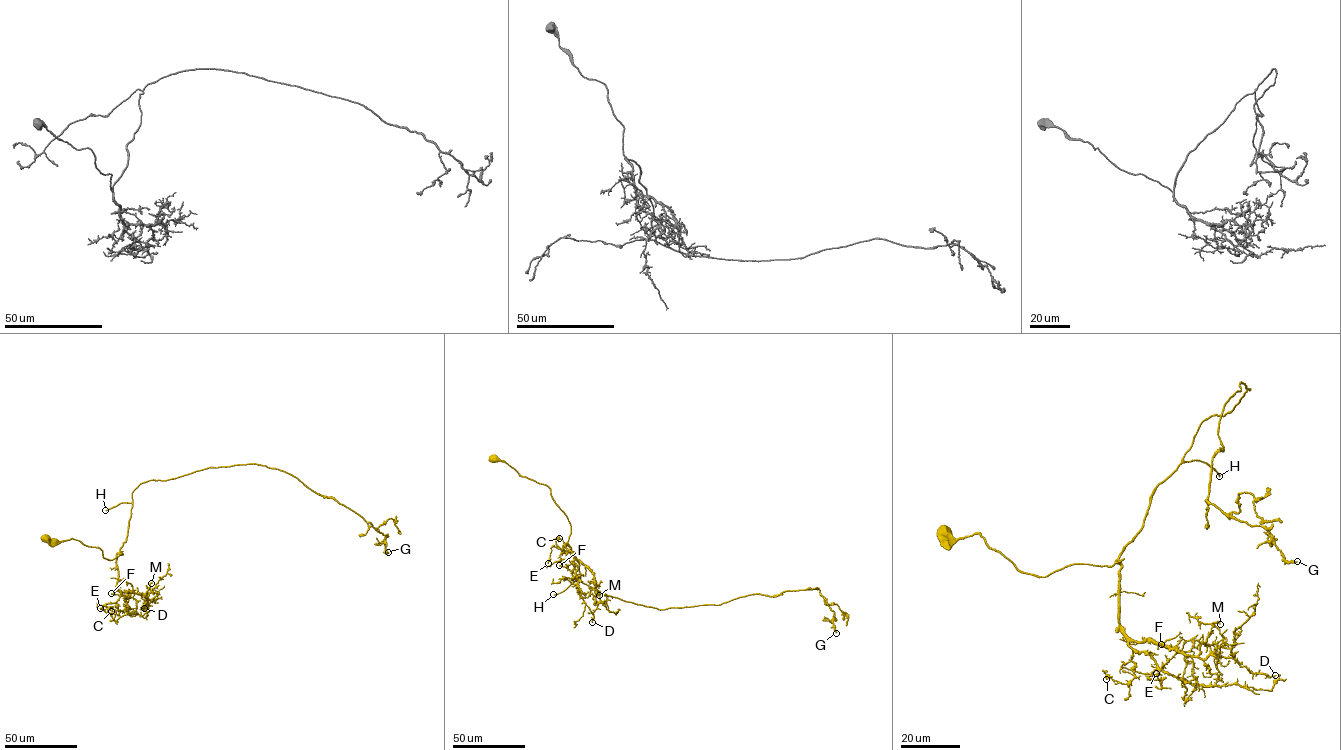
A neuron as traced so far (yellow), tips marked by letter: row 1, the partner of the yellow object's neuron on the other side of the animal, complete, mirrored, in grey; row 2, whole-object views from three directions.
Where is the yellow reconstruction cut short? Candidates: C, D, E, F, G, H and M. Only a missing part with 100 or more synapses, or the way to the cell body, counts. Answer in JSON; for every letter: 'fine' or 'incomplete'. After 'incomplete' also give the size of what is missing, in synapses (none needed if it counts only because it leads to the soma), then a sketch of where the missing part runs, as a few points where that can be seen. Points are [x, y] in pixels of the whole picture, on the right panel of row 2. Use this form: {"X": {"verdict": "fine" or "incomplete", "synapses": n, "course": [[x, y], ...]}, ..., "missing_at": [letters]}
{"C": {"verdict": "fine"}, "D": {"verdict": "fine"}, "E": {"verdict": "fine"}, "F": {"verdict": "fine"}, "G": {"verdict": "fine"}, "H": {"verdict": "incomplete", "synapses": 100, "course": [[1219, 476], [1231, 499], [1235, 524], [1275, 560], [1290, 555]]}, "M": {"verdict": "fine"}, "missing_at": ["H"]}

